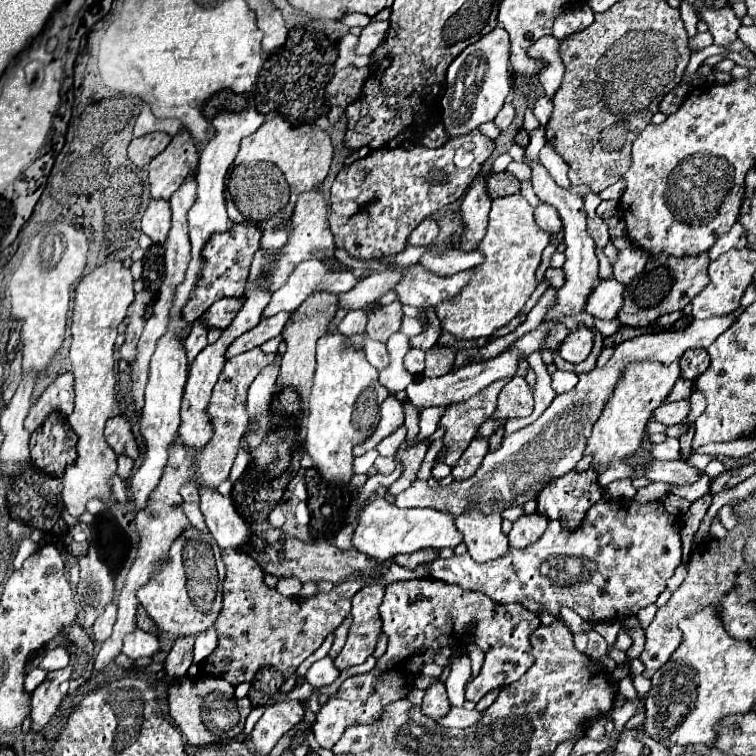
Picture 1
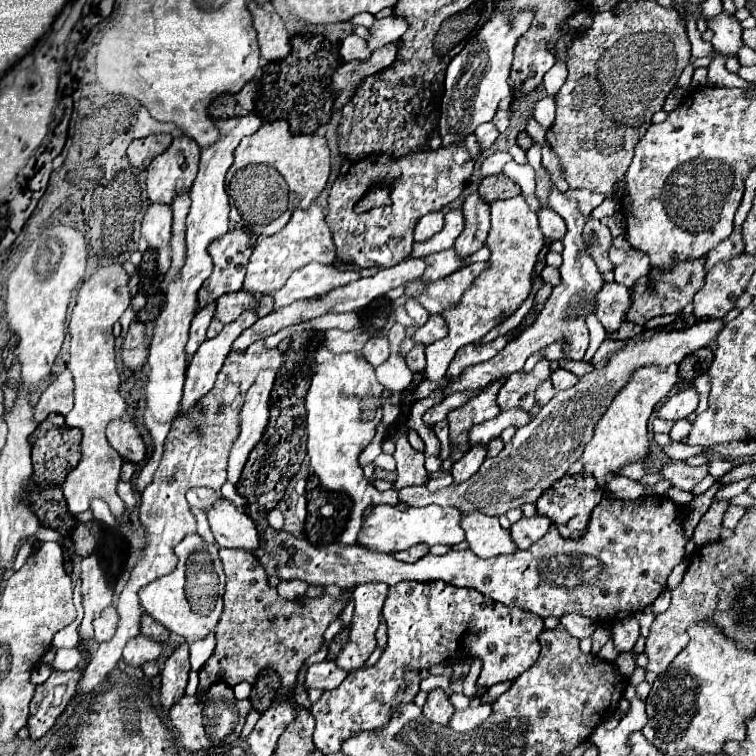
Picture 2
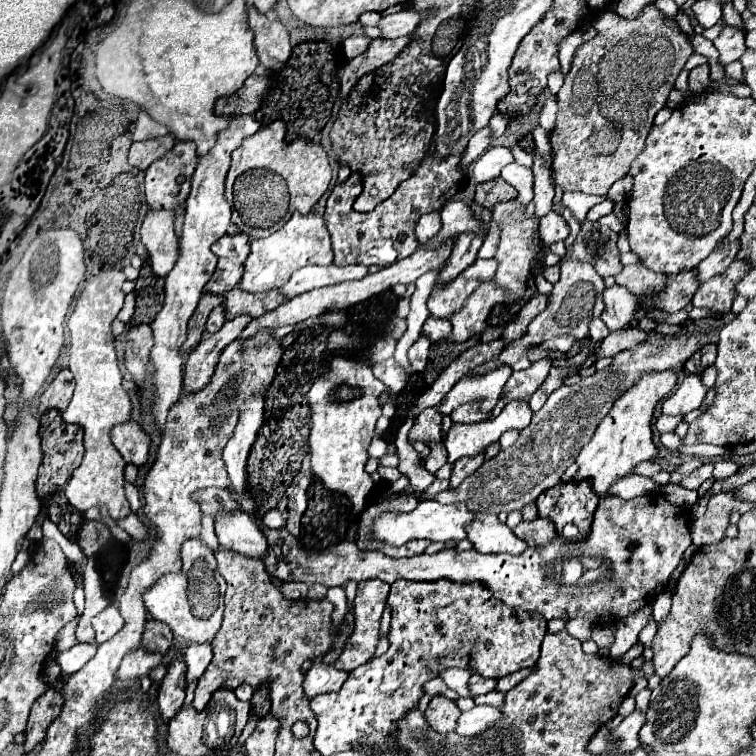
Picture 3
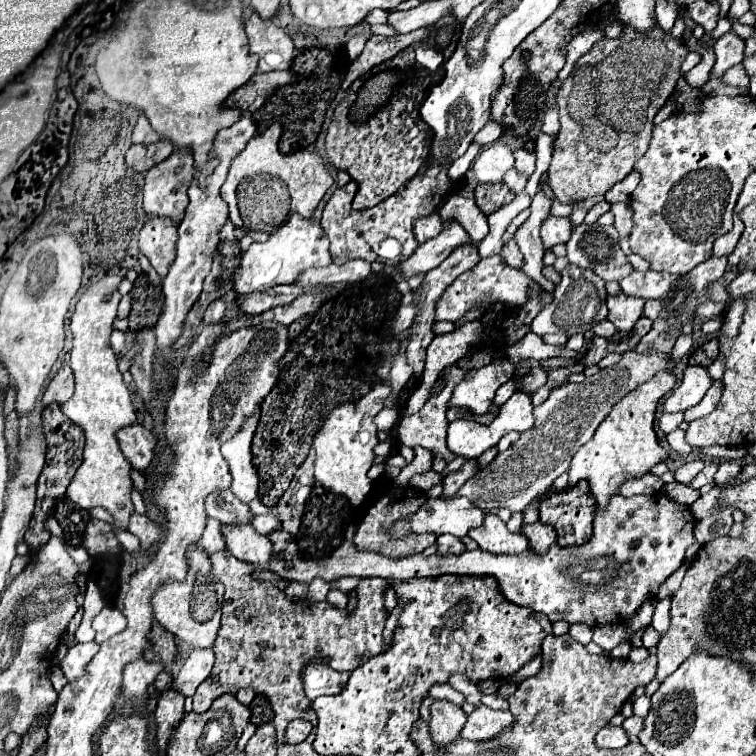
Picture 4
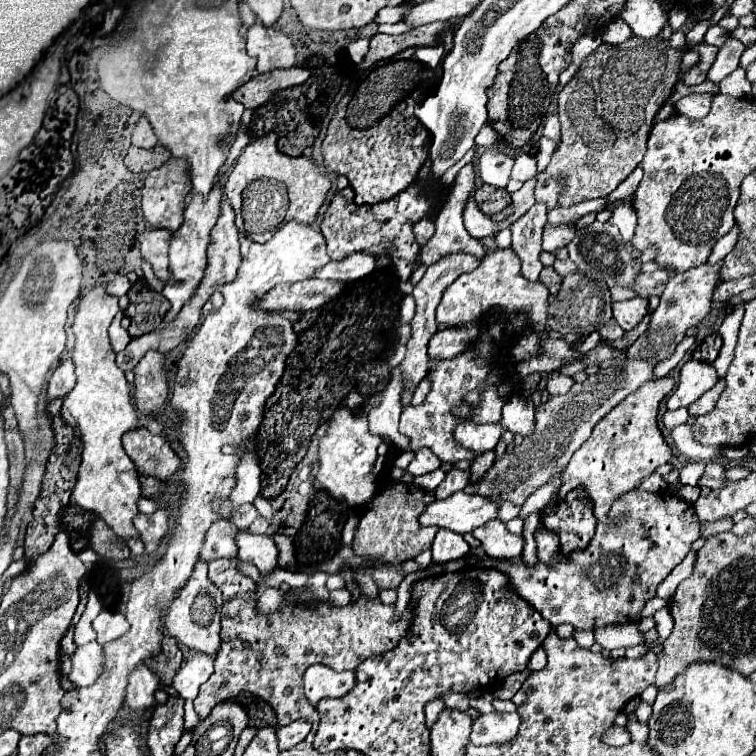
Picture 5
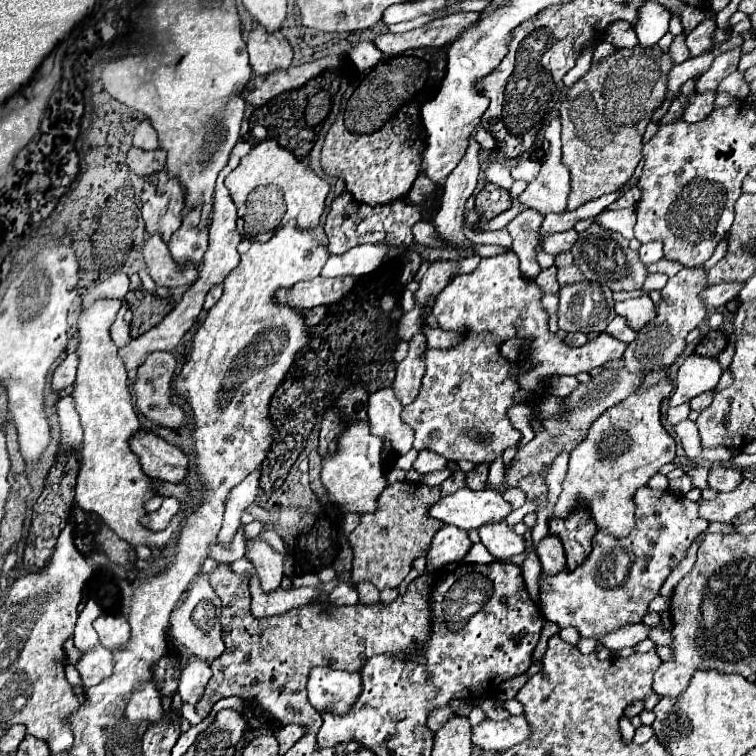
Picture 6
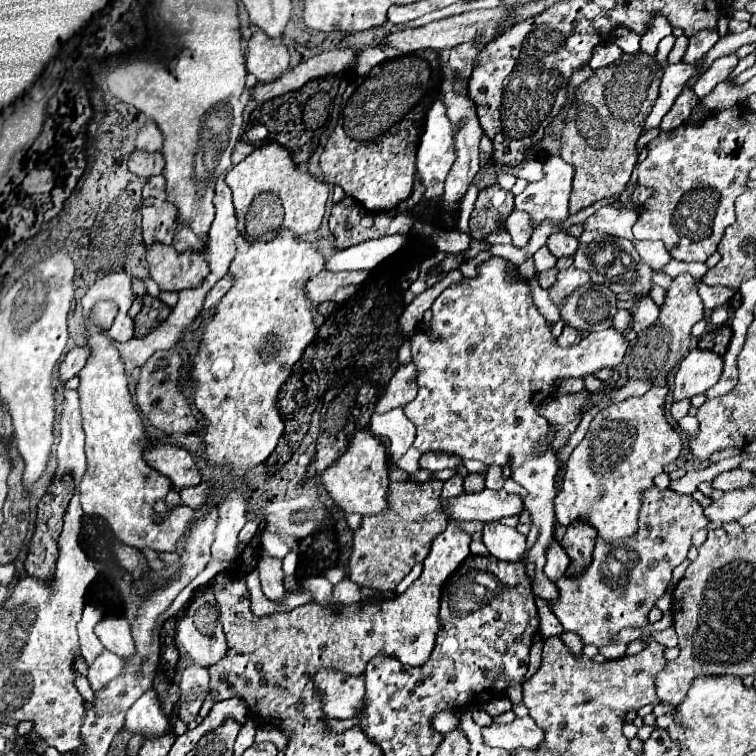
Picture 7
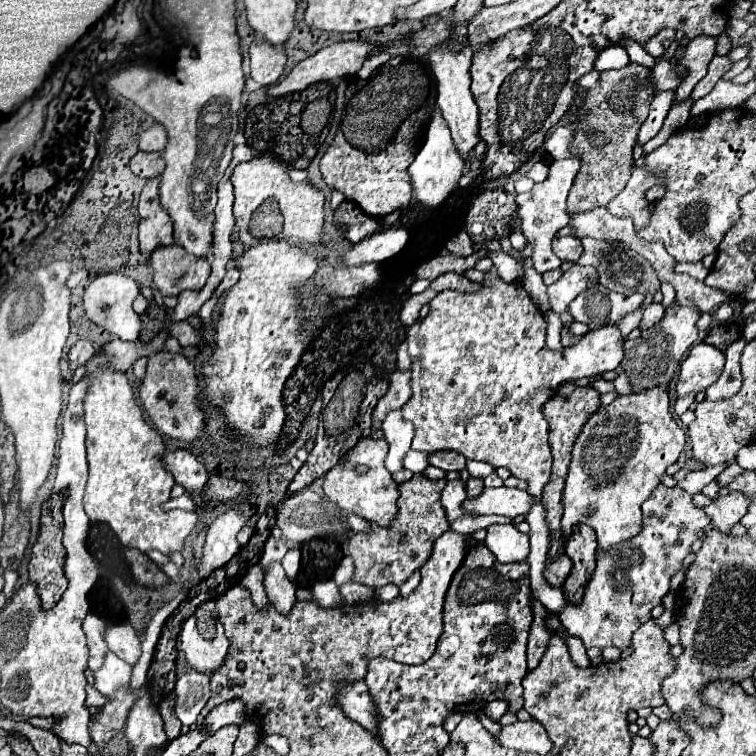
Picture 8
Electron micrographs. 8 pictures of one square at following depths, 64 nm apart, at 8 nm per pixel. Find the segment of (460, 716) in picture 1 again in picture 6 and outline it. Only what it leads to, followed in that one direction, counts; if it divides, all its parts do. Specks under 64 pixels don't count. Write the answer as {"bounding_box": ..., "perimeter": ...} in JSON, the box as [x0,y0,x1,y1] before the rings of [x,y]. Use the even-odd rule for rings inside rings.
{"bounding_box":[474,716,530,750],"perimeter":[[[510,716],[504,722],[484,720],[482,724],[474,726],[474,744],[484,750],[508,750],[518,742],[530,738],[530,724],[524,716]]]}

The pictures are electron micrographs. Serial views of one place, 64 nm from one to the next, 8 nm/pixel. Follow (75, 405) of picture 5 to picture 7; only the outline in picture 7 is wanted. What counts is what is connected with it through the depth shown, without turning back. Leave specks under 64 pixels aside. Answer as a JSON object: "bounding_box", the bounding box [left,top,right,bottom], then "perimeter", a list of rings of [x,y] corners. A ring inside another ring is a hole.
{"bounding_box":[80,302,194,552],"perimeter":[[[114,302],[97,303],[86,321],[88,331],[88,348],[90,356],[80,370],[80,410],[86,432],[86,456],[88,470],[80,484],[80,502],[82,510],[88,516],[98,516],[108,522],[114,536],[132,546],[132,548],[152,548],[156,552],[174,552],[178,540],[194,524],[194,510],[182,508],[172,510],[166,518],[156,520],[154,504],[172,488],[172,482],[158,474],[148,462],[144,462],[144,450],[152,446],[152,438],[146,434],[146,428],[140,418],[132,394],[128,390],[128,380],[124,364],[120,362],[118,350],[112,346],[105,331],[110,328],[118,312]]]}

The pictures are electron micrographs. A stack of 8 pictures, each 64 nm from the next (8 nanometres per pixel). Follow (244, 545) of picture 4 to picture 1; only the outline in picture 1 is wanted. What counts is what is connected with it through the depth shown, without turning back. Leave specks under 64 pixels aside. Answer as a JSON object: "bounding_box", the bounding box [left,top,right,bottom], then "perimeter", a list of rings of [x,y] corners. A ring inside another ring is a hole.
{"bounding_box":[200,488,250,550],"perimeter":[[[200,488],[200,496],[200,510],[216,544],[222,550],[244,546],[250,540],[250,526],[238,514],[232,498],[226,498],[210,488]]]}

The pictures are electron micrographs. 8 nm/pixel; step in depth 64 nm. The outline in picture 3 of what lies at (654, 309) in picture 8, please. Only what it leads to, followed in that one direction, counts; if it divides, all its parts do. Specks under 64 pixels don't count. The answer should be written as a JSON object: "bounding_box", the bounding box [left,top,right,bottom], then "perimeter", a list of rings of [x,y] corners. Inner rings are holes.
{"bounding_box":[602,286,640,330],"perimeter":[[[612,286],[604,290],[604,304],[606,308],[602,312],[602,320],[610,330],[620,330],[628,328],[634,320],[634,314],[640,306],[640,298],[622,286]]]}

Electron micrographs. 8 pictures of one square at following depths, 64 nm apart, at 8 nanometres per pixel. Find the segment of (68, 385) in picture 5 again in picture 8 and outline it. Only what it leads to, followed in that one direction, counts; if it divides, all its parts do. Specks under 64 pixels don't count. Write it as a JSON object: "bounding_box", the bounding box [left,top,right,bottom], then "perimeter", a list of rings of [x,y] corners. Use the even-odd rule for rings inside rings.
{"bounding_box":[70,338,94,370],"perimeter":[[[80,338],[72,348],[70,348],[70,366],[72,366],[72,370],[76,370],[78,366],[82,366],[82,364],[86,364],[90,358],[92,358],[92,354],[94,354],[94,344],[90,342],[90,340],[86,340],[86,338]]]}

